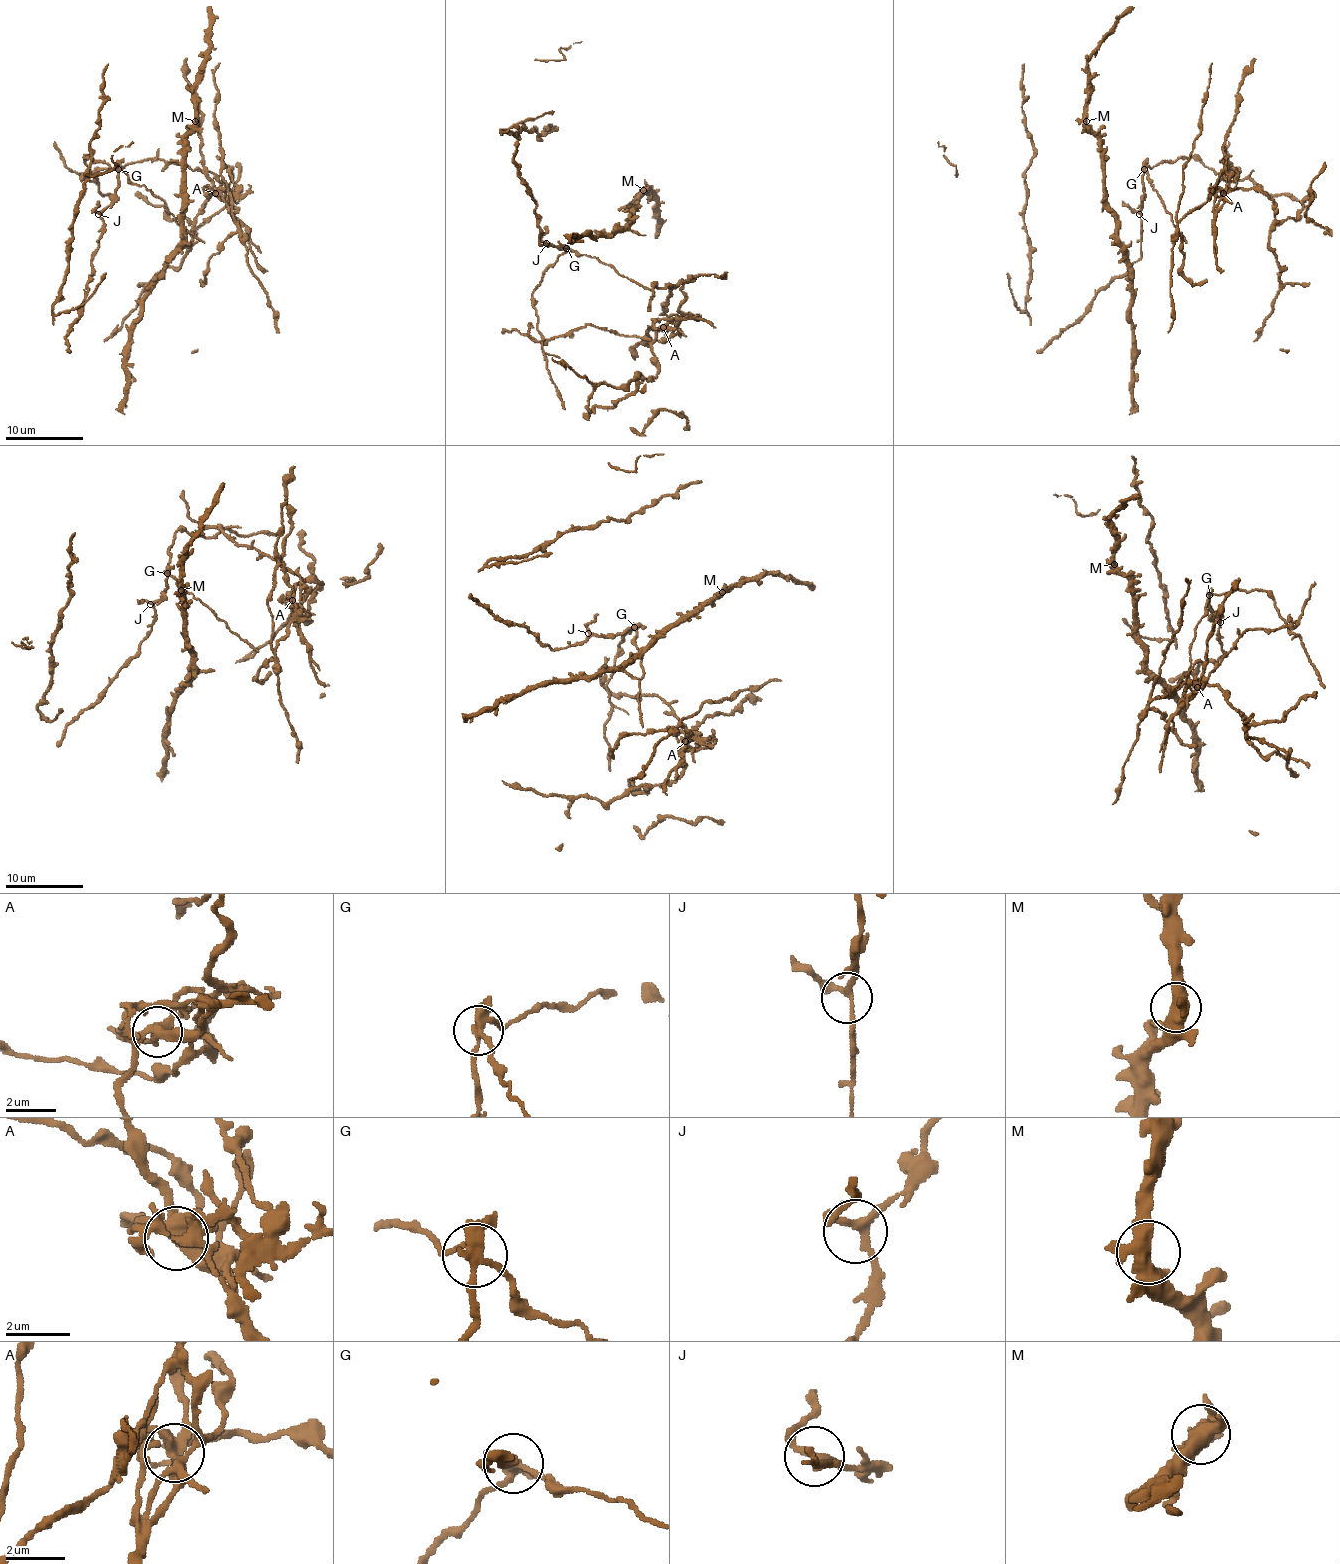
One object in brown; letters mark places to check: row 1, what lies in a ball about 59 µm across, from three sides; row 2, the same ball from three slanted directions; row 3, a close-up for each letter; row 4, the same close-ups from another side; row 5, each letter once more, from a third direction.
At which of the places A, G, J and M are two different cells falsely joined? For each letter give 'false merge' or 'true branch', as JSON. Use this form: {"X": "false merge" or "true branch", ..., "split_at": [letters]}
{"A": "false merge", "G": "false merge", "J": "true branch", "M": "true branch", "split_at": ["A", "G"]}

